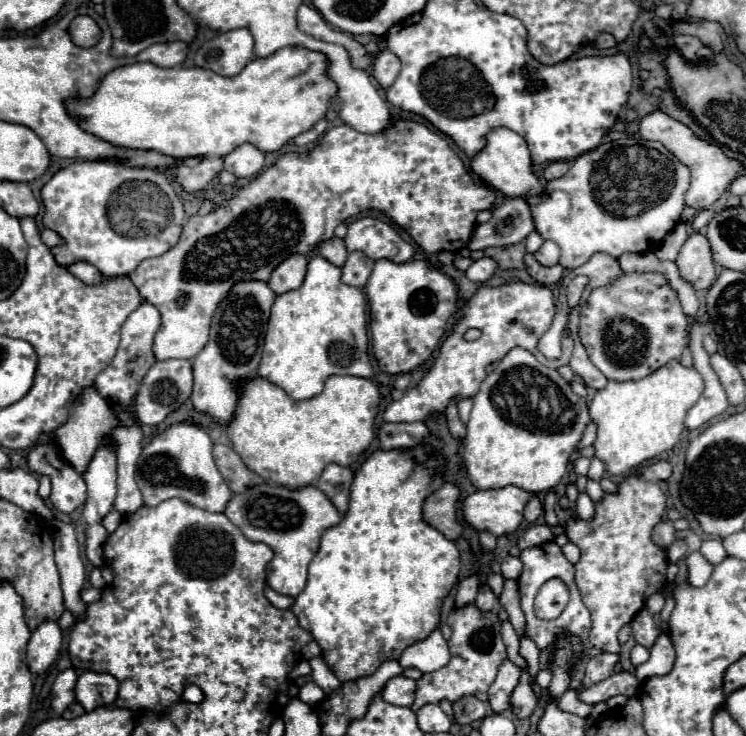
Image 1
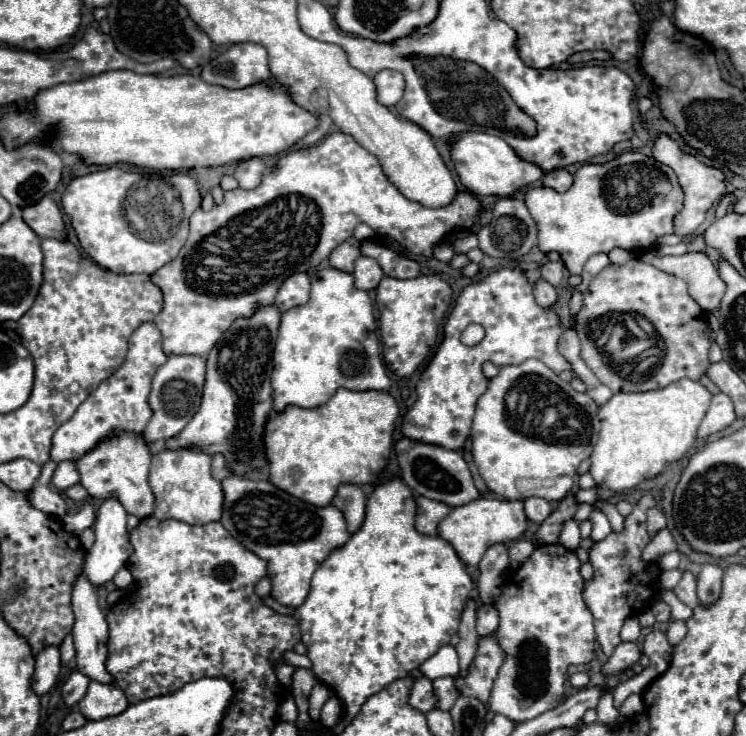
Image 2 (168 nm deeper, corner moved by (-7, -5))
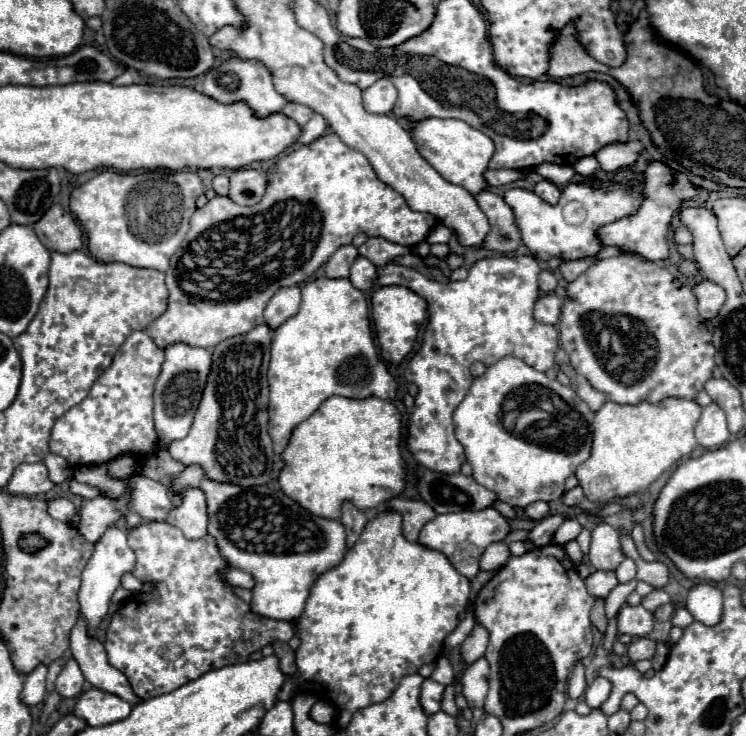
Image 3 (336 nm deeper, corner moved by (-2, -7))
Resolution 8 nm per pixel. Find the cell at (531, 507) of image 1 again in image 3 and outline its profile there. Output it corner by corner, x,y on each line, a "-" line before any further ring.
534,502
530,506
524,508
524,514
530,518
530,520
542,520
546,514
548,514
548,504
546,502

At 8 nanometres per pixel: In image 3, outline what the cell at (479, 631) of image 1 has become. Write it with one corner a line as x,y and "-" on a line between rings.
480,658
476,664
470,664
464,674
462,674
462,688
464,688
464,698
470,702
470,708
482,708
484,698
488,692
488,660

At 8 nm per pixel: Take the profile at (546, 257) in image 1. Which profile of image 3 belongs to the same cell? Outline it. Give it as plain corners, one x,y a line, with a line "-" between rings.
542,270
540,272
540,290
542,292
554,292
554,288
556,288
556,274
554,272
550,272
550,270

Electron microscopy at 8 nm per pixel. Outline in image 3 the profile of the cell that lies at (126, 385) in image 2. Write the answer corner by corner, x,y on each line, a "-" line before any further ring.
144,330
132,332
116,352
112,364
98,376
88,398
56,420
50,452
66,458
70,466
100,464
120,454
154,454
158,438
152,422
152,392
162,362
164,350

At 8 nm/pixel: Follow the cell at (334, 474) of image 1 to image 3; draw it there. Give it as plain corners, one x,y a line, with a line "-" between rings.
344,502
344,504
342,504
340,522
342,522
344,528
346,528
346,544
348,544
348,546
354,546
354,542
358,540
362,528
366,526
368,518
366,518
366,514
364,514
360,508
356,508
352,502

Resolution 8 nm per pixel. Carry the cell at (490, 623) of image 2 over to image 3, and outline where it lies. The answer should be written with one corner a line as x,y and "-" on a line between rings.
476,624
474,630
470,632
470,636
460,646
462,662
472,664
474,660
482,658
486,652
486,646
488,646
488,630
482,624

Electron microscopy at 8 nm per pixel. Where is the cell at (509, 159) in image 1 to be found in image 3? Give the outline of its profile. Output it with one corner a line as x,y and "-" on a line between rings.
426,118
414,124
414,132
412,132
414,142
418,144
418,150
422,152
422,156
442,174
444,180
448,180
450,184
462,186
464,190
468,190
472,196
480,194
482,190
488,188
488,184
484,184
484,172
488,170
488,162
494,156
494,144
492,140
482,134
480,130
470,128
466,122
462,120
442,120
442,118

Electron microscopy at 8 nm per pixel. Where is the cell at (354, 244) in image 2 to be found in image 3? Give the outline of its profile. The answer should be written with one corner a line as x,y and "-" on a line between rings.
352,244
340,246
340,248
330,256
330,260
326,262
326,276
328,276
328,278
346,278
352,262
356,260
356,256
358,256
356,246
352,246

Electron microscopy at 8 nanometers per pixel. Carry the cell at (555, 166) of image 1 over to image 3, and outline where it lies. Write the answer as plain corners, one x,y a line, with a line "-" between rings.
542,180
542,182
538,182
538,184
534,186
534,192
536,192
544,202
548,202
548,204
556,204
558,198
560,198
560,190
558,190
558,186
556,186
554,182
550,182
550,180

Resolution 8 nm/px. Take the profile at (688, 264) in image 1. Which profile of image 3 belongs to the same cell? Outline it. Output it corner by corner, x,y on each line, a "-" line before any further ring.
702,280
692,288
694,296
698,298
698,312
704,320
710,320
718,314
718,310
722,308
724,300
726,300
726,292
724,288
720,288
718,284
712,284
712,280

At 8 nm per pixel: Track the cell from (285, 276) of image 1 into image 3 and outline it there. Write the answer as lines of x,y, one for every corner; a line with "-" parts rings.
300,286
280,288
270,298
270,302
268,302
266,310
264,310
264,320
274,330
282,322
286,322
290,316
294,316
298,312
298,306
300,306

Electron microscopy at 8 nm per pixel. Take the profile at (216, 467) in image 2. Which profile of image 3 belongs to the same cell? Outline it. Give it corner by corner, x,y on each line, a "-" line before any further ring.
188,466
174,482
174,490
182,490
188,486
198,486
204,480
204,468
202,466

